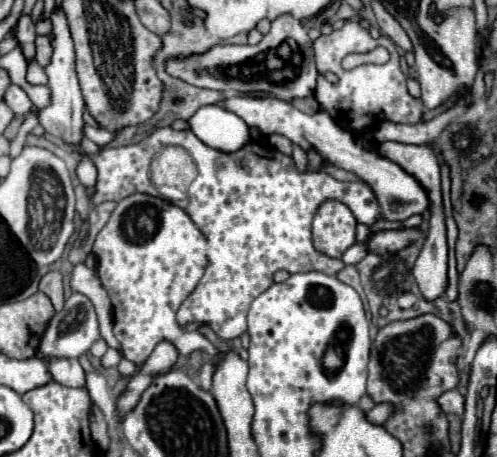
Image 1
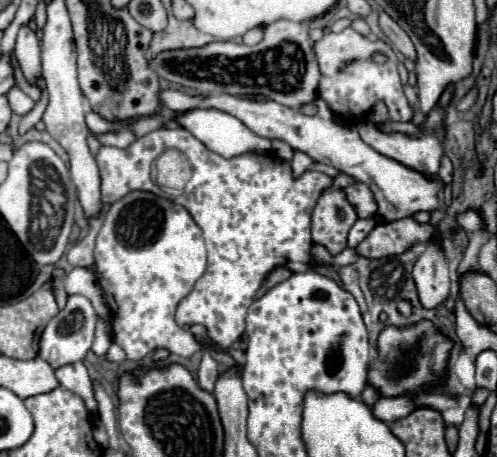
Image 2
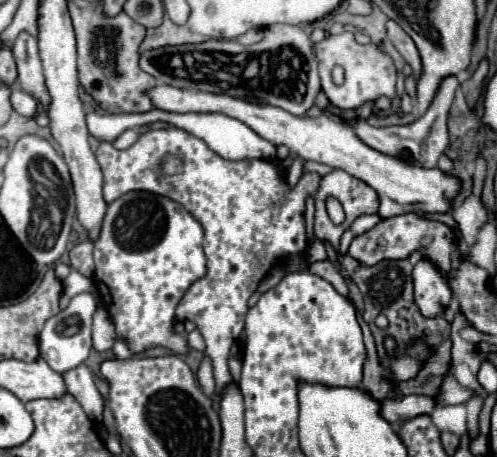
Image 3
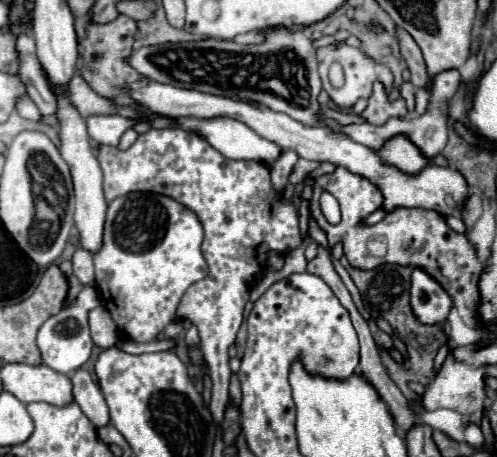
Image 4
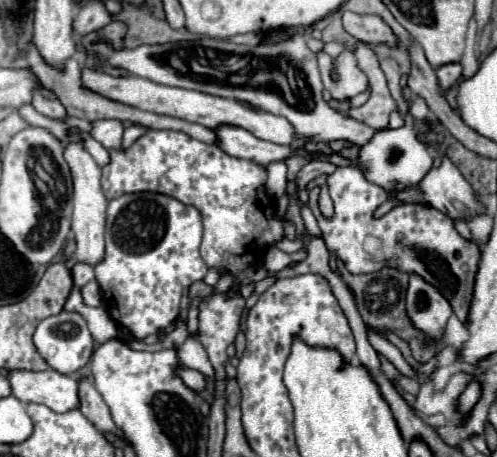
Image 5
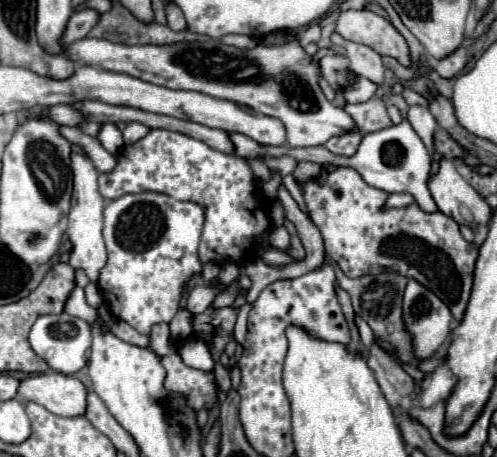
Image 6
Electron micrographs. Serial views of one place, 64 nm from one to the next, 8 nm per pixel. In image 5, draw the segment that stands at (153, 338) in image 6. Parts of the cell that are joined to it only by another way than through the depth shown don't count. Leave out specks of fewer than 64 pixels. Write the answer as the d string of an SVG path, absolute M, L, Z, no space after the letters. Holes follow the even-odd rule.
M180 368L180 370L178 370L178 374L180 374L180 378L184 380L184 384L186 384L188 388L196 390L196 392L200 392L200 390L206 386L206 382L204 382L204 376L202 376L198 370Z

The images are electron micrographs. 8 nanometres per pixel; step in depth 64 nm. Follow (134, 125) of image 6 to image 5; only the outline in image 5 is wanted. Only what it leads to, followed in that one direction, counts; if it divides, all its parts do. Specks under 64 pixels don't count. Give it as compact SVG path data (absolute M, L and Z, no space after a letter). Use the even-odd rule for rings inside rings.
M128 126L124 130L124 138L122 138L122 148L130 148L142 134L146 128L138 128L138 126Z

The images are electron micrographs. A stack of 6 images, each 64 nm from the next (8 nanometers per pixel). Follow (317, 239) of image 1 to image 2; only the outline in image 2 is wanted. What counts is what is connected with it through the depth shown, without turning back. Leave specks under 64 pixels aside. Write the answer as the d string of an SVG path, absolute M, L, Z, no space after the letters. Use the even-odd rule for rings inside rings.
M346 174L336 176L334 184L320 196L312 214L312 242L324 246L332 256L346 248L348 228L356 222L356 210L344 198L344 186L352 184Z

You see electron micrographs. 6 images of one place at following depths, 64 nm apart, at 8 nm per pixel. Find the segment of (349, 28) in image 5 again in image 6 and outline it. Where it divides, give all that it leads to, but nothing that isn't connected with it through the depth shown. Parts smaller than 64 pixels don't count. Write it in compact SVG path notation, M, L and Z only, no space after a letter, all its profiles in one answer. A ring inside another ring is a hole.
M346 10L338 18L336 32L342 34L342 38L360 42L376 50L378 54L388 54L400 60L404 66L410 66L408 46L402 34L396 32L396 28L382 16L370 12L370 10Z

